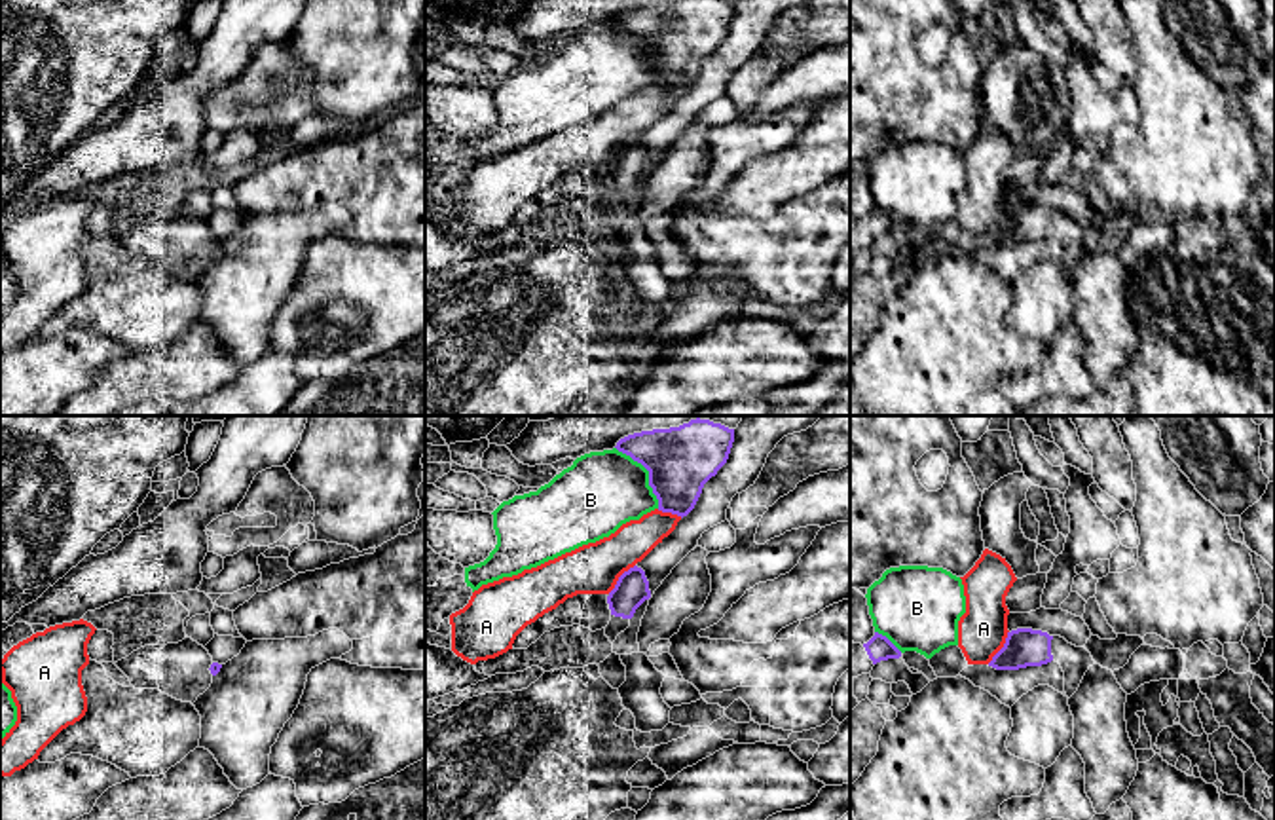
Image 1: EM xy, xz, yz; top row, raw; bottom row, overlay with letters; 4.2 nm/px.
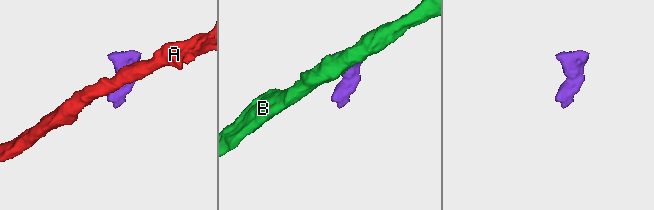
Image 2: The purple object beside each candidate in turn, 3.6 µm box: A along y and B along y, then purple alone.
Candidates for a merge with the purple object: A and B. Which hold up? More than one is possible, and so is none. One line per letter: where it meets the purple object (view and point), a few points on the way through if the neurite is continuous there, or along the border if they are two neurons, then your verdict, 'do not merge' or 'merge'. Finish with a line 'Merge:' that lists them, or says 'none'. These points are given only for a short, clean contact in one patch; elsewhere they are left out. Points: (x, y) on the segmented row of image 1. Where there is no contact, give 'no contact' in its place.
A: meets purple in xz at (619, 577); border along xz (634, 564), (608, 593); do not merge
B: meets purple in xz at (649, 473); do not merge
Merge: none

